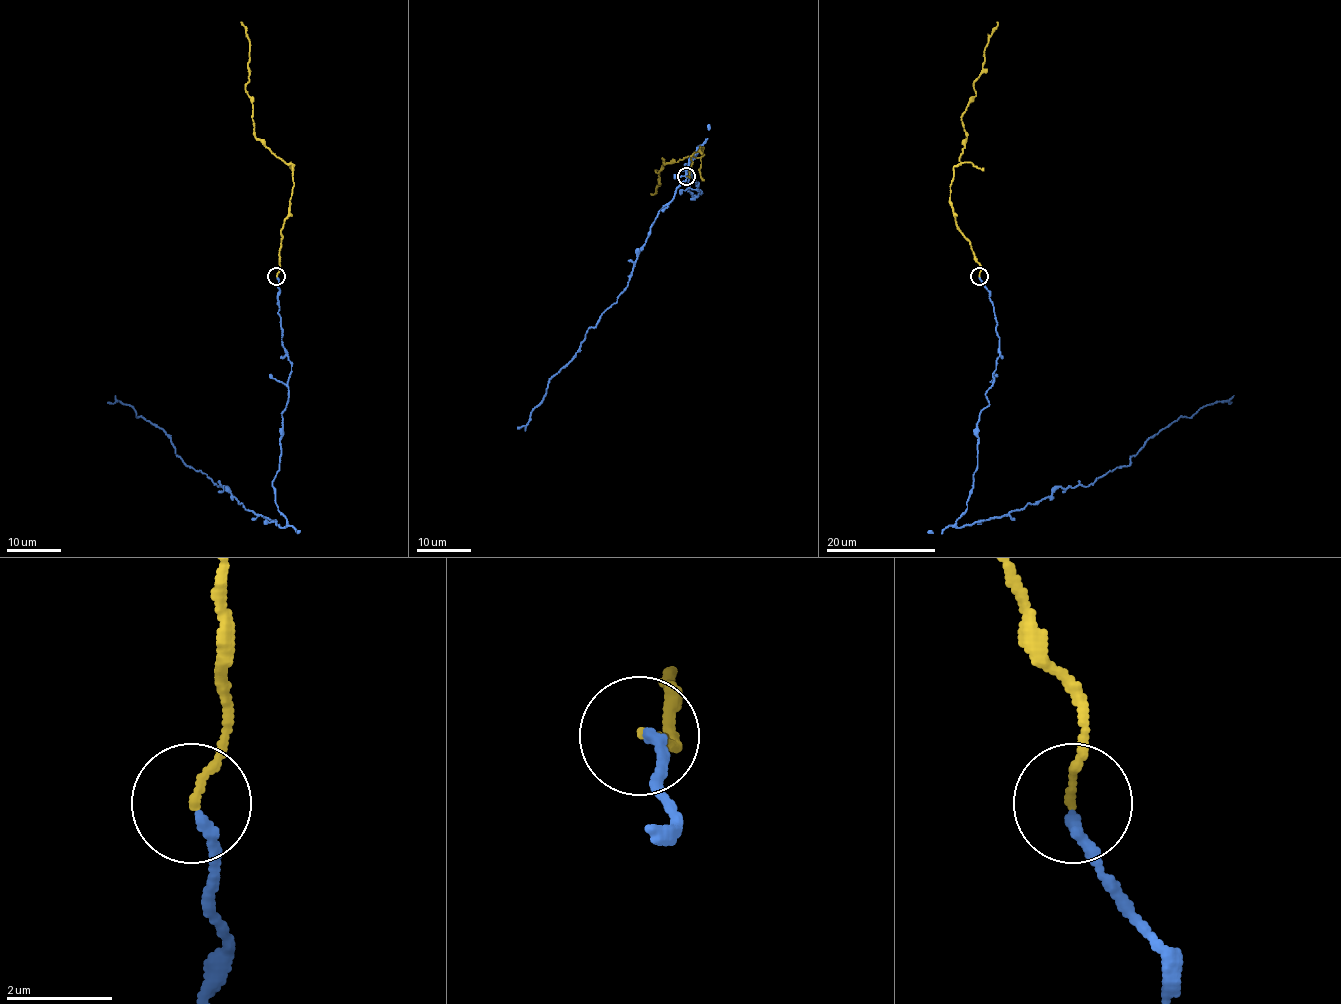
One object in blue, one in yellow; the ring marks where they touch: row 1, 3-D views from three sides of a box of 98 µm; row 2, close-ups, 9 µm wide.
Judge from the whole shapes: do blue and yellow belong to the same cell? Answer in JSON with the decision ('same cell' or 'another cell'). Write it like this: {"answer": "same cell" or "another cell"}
{"answer": "same cell"}

